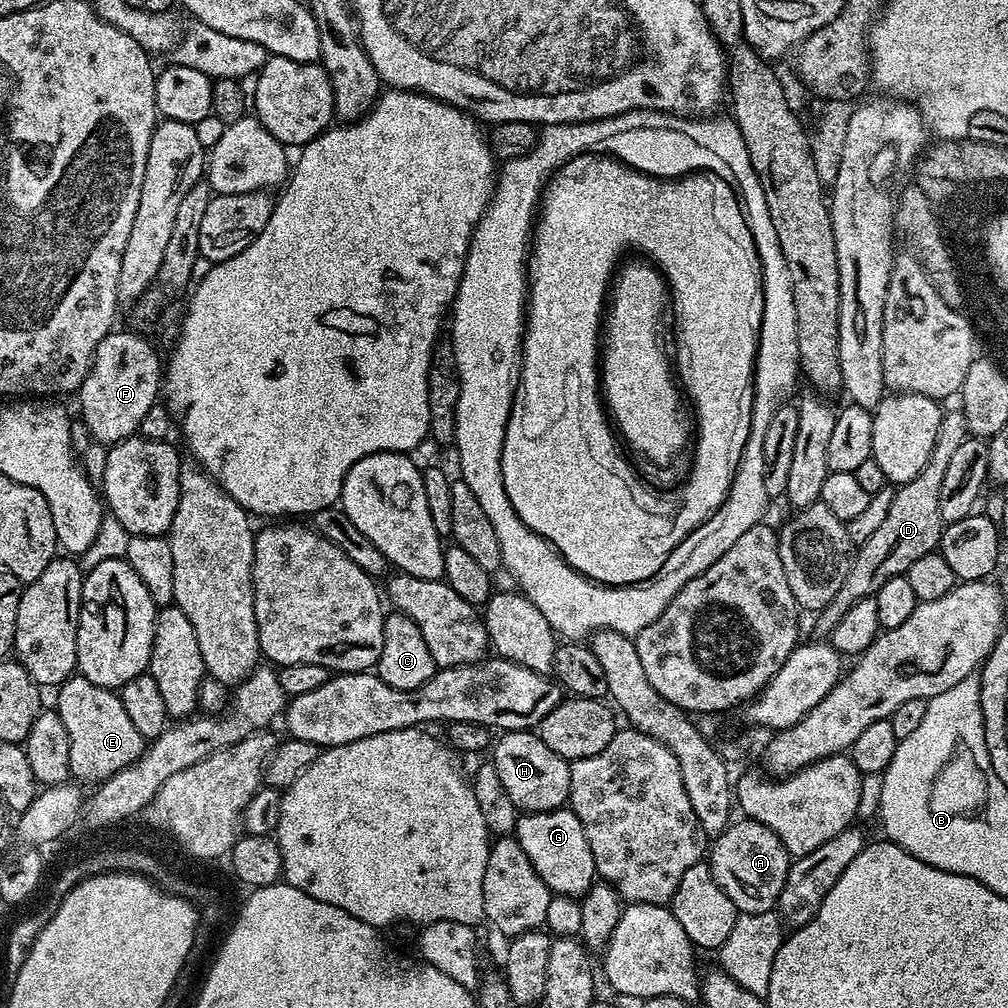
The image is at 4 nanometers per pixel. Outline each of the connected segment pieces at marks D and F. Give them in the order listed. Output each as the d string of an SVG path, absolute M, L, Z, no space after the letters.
M945 411L940 418L938 426L938 438L934 438L934 450L930 450L930 458L926 466L918 474L918 478L910 478L910 482L899 485L893 491L890 502L890 514L878 525L878 530L866 538L855 549L852 557L852 565L846 574L846 582L842 582L842 590L834 594L831 602L815 613L817 637L827 637L842 622L842 614L854 606L854 602L862 602L862 598L875 596L890 578L902 576L908 573L910 566L922 558L922 554L930 554L937 551L940 536L944 533L945 522L938 514L938 494L942 490L942 477L946 475L946 466L952 461L952 457L962 442L970 438L966 418L963 411Z
M113 330L106 338L102 338L102 342L98 342L92 365L78 393L78 399L80 399L78 416L89 428L93 441L111 446L139 433L142 418L146 418L146 414L150 414L150 410L158 402L161 392L162 356L160 360L155 346L146 337L139 336L136 332Z

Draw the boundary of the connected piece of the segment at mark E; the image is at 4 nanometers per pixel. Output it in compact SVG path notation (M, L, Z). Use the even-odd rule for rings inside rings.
M73 674L59 685L54 710L62 718L62 726L66 726L66 734L70 738L70 770L77 781L109 780L116 772L128 768L144 755L146 741L142 734L130 723L130 718L122 706L119 695L113 689L94 686L85 676Z

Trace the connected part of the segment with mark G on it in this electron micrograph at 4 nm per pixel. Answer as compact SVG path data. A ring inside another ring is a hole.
M571 807L555 808L552 812L525 812L516 822L514 835L522 850L526 850L526 858L530 858L538 878L555 895L580 898L592 888L597 879L594 854L590 854L590 842L586 842L582 822L578 822Z

